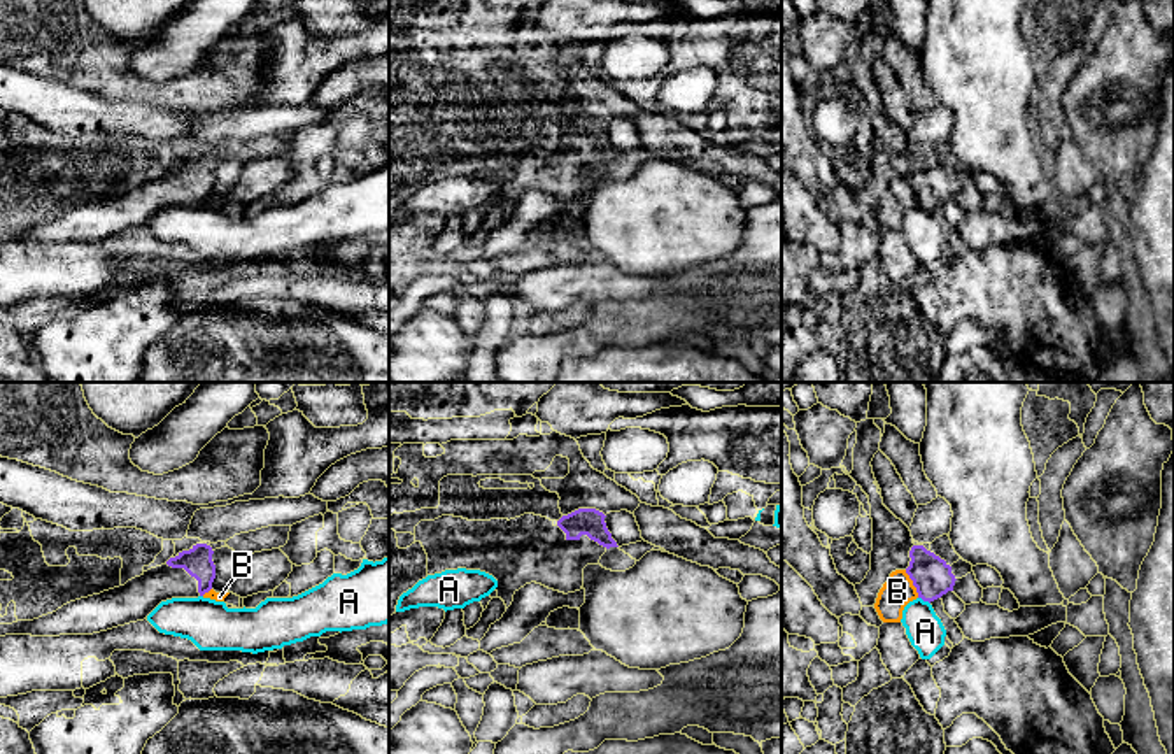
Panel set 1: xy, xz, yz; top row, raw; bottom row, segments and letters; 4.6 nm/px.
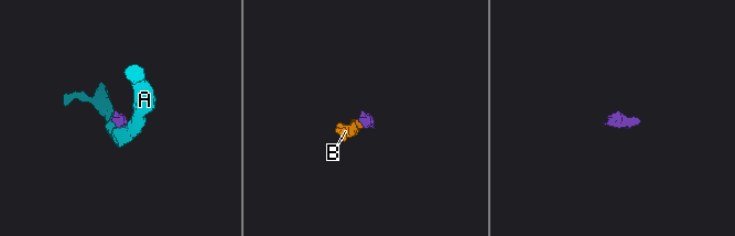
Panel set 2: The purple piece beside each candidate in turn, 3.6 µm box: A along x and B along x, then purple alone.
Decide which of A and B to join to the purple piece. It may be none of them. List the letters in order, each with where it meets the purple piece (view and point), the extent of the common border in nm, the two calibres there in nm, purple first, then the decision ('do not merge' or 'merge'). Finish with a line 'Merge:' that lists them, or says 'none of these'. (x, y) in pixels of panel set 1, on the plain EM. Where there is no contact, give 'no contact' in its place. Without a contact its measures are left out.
A: yz (924, 207) | 70 nm | 180/170 nm | do not merge
B: yz (913, 192) | 140 nm | 180/150 nm | do not merge
Merge: none of these

